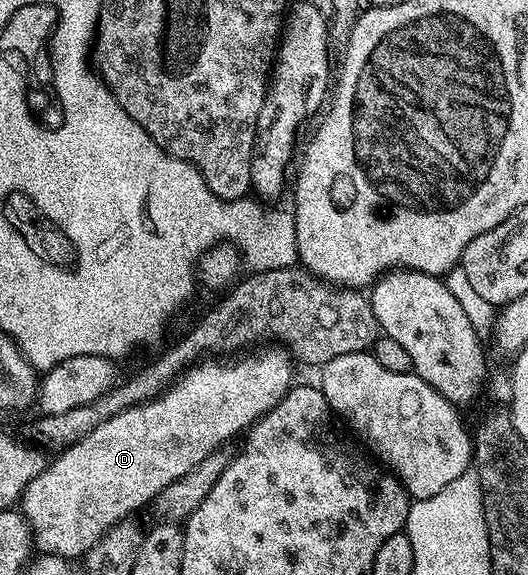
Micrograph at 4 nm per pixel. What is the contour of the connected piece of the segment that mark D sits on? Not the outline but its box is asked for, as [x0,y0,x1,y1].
[20,346,295,558]

